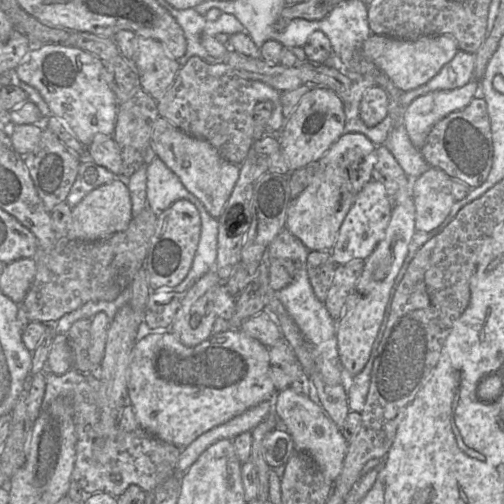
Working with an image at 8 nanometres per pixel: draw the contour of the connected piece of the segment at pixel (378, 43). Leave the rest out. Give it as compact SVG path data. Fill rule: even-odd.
M450 35L421 36L415 40L371 36L362 45L362 55L371 61L402 92L418 88L432 79L459 51Z

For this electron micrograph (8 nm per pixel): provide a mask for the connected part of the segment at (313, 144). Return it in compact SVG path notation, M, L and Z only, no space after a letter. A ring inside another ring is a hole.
M312 87L293 110L280 138L280 149L289 172L320 160L344 133L344 124L343 102L336 93L326 88Z

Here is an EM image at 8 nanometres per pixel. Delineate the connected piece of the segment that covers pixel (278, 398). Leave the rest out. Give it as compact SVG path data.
M291 388L277 391L273 400L273 408L279 424L290 434L295 451L310 455L324 477L334 483L341 473L348 448L341 429L329 418L317 401L298 395Z

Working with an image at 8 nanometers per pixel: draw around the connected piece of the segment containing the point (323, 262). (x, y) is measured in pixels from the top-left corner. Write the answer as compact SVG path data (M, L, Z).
M309 251L307 272L313 292L317 299L325 302L332 284L336 263L329 251Z

